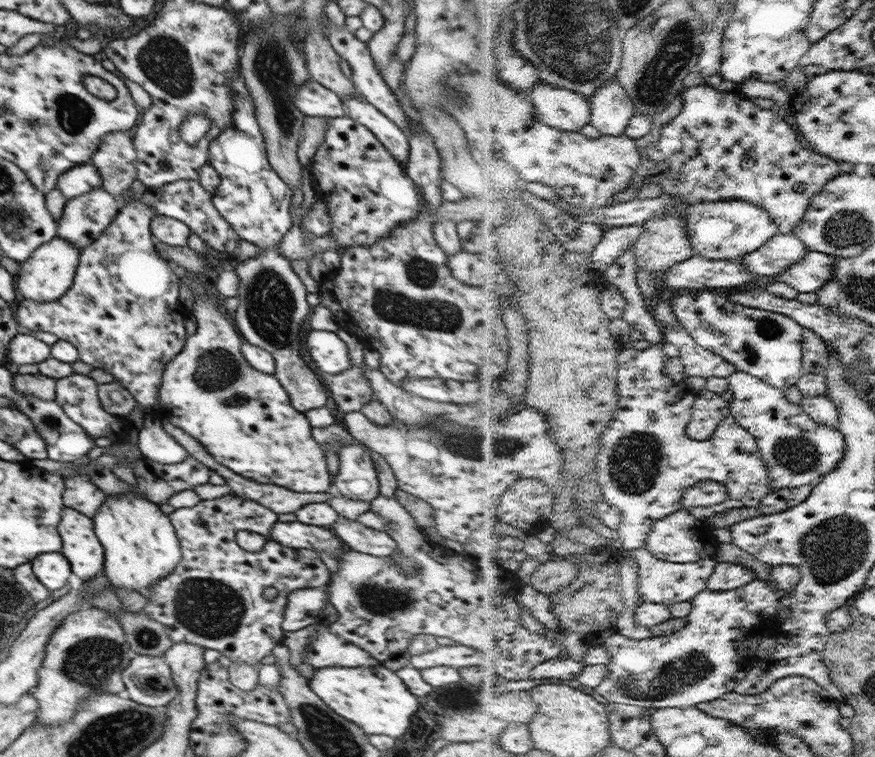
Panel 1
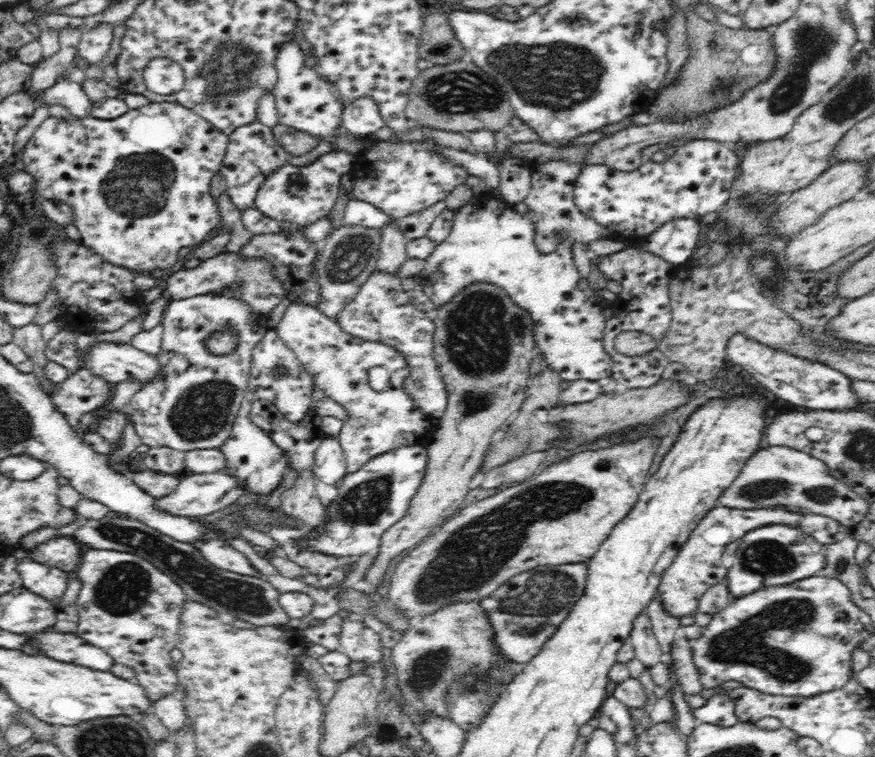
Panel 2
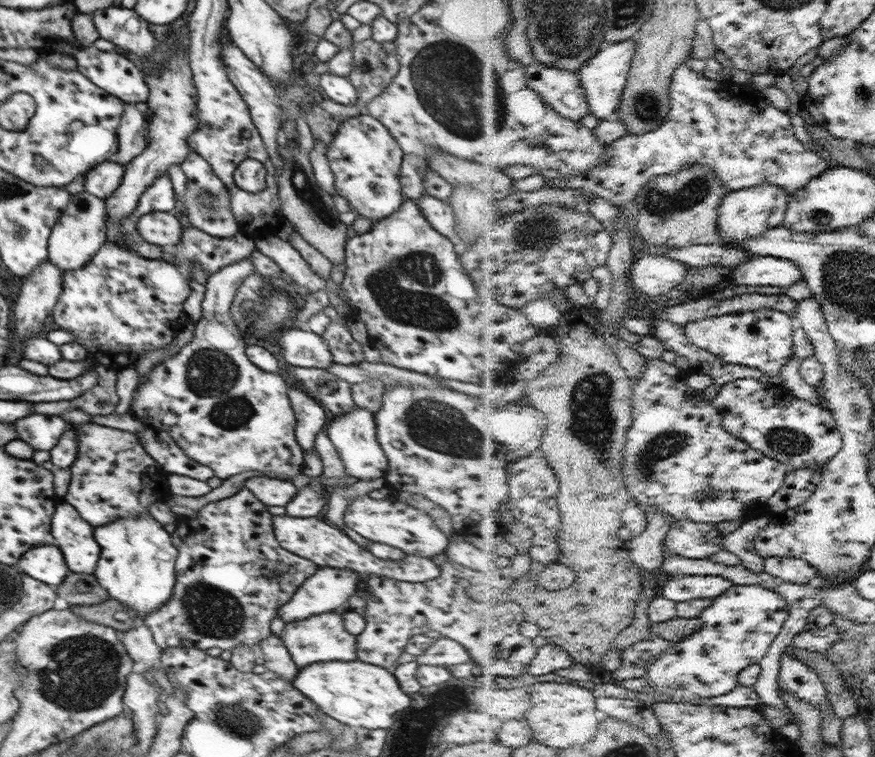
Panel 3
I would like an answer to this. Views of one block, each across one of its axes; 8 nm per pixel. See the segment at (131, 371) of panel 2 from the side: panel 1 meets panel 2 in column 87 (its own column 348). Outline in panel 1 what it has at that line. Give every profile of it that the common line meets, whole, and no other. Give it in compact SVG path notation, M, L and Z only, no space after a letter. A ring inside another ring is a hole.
M310 330L303 343L312 364L323 373L338 374L351 367L348 346L335 332Z

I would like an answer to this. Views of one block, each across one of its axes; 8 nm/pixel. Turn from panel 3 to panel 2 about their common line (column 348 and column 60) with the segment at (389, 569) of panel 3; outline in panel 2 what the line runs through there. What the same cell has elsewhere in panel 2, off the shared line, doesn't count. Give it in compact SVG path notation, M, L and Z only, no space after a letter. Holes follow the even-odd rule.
M55 537L37 547L27 550L28 556L39 564L58 568L68 574L76 571L86 550L84 546L71 537Z

